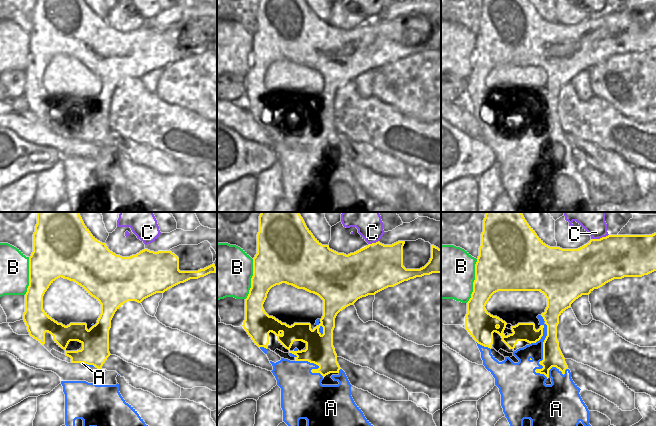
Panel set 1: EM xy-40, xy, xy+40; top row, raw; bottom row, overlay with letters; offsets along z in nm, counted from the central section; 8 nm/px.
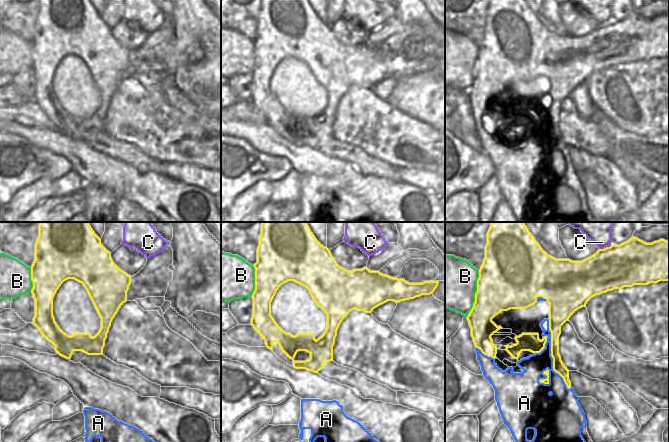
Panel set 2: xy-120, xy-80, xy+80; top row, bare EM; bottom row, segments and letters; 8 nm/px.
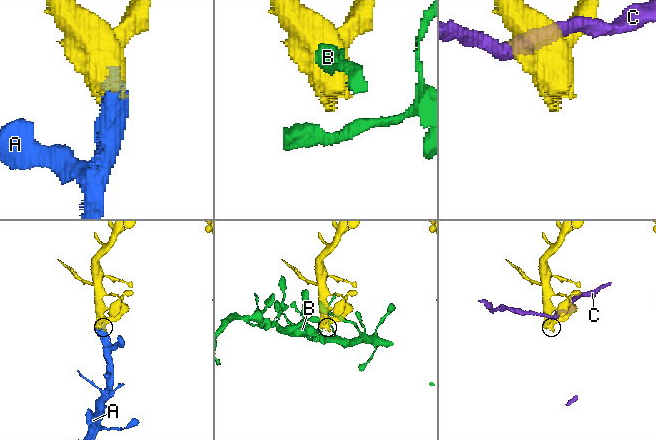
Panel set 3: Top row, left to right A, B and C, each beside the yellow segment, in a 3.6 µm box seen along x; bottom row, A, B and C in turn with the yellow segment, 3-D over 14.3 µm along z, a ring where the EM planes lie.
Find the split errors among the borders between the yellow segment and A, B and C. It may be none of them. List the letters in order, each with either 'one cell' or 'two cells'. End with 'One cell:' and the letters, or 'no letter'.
A: one cell
B: two cells
C: two cells
One cell: A

